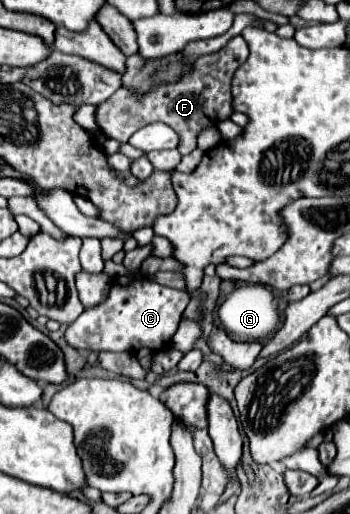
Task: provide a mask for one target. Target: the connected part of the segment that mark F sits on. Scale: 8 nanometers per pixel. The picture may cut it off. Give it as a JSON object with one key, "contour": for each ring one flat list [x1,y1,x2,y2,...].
{"contour":[[234,36,222,50,208,54,208,56,200,56,196,60,196,70,188,74,188,78,184,76,176,84,154,88,142,98,132,96,126,88,120,88,116,94,112,94,112,98,108,98,108,102,96,106,96,124,108,138,126,142,128,134,140,130,142,126,152,124,152,122,164,122,172,126,176,134,180,134,178,152,190,154,196,148,198,134,204,128,216,126,220,120,230,118,232,114,230,82,232,82,234,72,246,62,246,58,248,58,246,40,242,36]]}

